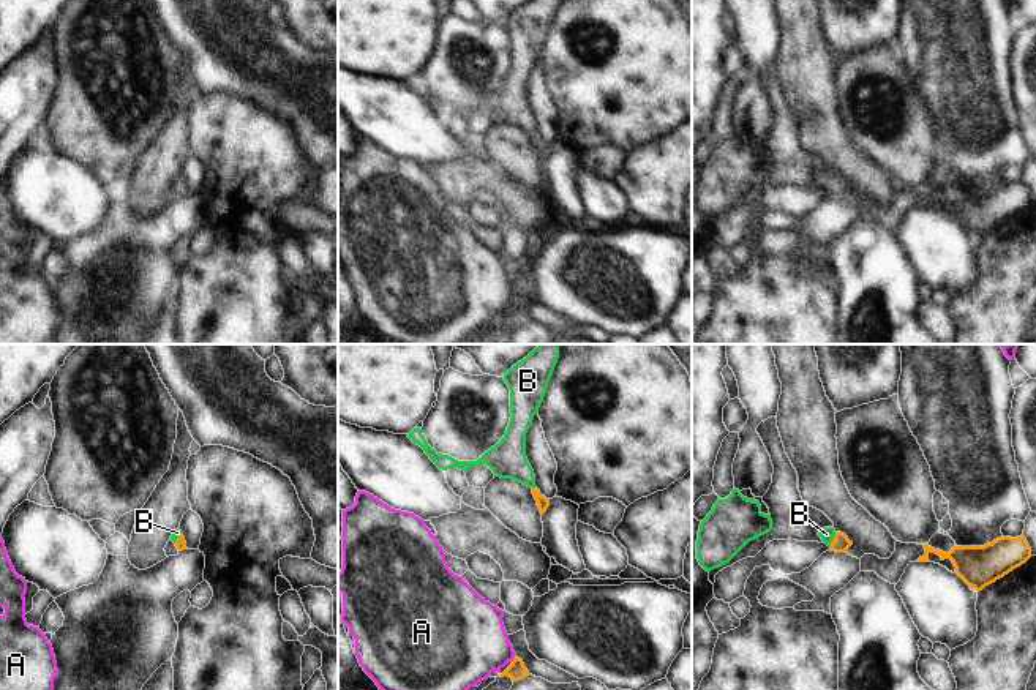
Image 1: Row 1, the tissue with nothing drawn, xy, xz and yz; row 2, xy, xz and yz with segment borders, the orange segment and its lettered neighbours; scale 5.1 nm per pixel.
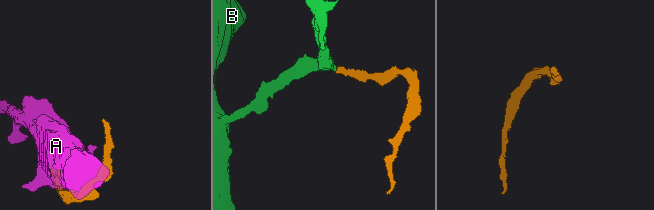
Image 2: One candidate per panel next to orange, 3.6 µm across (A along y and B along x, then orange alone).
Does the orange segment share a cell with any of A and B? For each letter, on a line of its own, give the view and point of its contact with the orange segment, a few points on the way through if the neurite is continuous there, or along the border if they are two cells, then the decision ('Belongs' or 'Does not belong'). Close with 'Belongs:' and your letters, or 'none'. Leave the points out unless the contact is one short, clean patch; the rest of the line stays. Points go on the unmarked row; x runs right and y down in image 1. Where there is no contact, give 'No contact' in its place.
A: Touches orange at xz (514, 307). Boundary: xz (515, 303), (512, 308). Does not belong
B: Touches orange at yz (834, 185). Path across: yz (840, 190), (834, 185), (826, 180). Belongs
Belongs: B.

